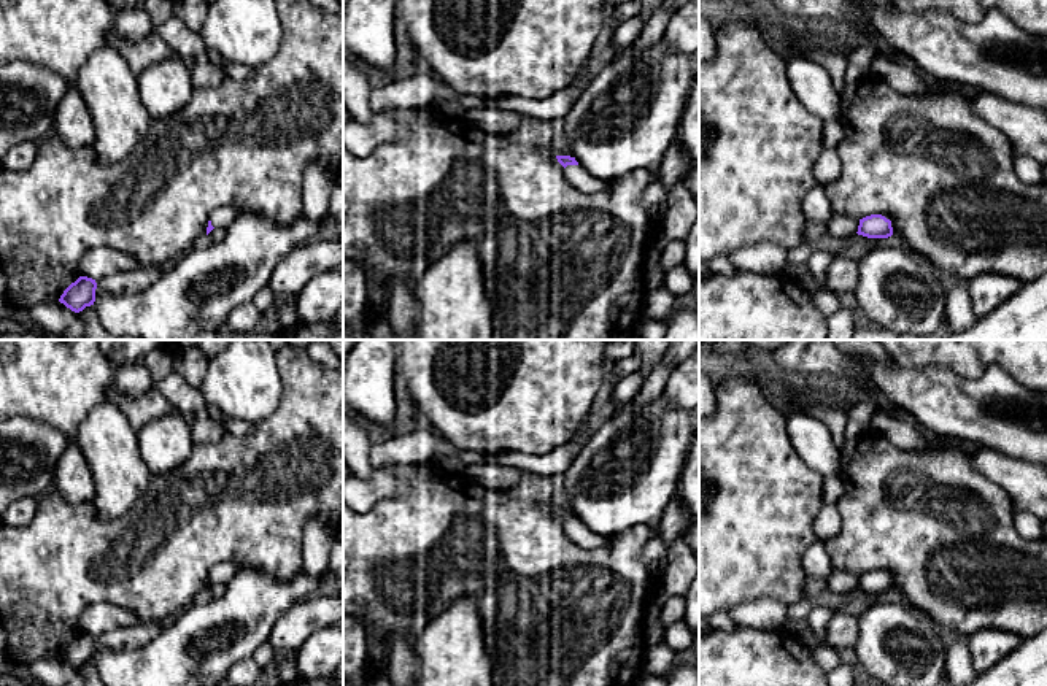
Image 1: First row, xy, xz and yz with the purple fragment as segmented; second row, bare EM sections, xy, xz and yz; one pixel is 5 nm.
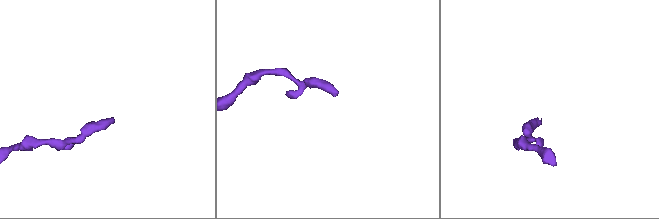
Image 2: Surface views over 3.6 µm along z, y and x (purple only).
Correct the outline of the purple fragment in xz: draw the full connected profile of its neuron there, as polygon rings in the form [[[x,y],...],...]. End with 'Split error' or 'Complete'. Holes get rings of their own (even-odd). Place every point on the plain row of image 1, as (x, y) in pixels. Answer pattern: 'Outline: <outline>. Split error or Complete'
Outline: [[[556,511],[558,518],[564,522],[566,532],[572,541],[585,549],[596,549],[607,543],[607,538],[593,534],[585,527],[575,513],[570,511]]]. Split error

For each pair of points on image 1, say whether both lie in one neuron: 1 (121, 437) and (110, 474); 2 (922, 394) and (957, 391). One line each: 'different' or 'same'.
1: same
2: same

